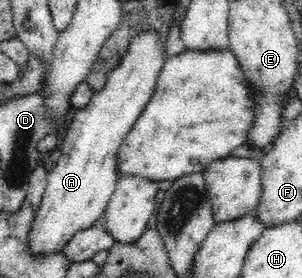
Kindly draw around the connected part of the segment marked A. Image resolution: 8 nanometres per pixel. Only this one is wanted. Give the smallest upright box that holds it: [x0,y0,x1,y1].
[29,28,167,254]

